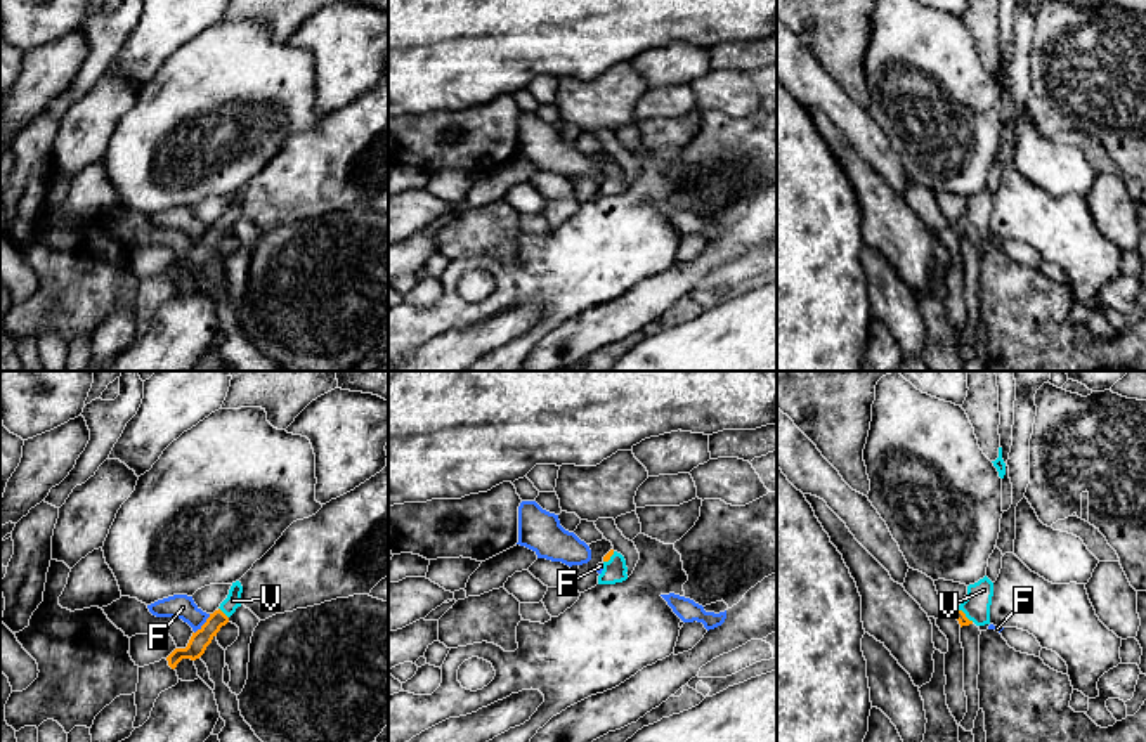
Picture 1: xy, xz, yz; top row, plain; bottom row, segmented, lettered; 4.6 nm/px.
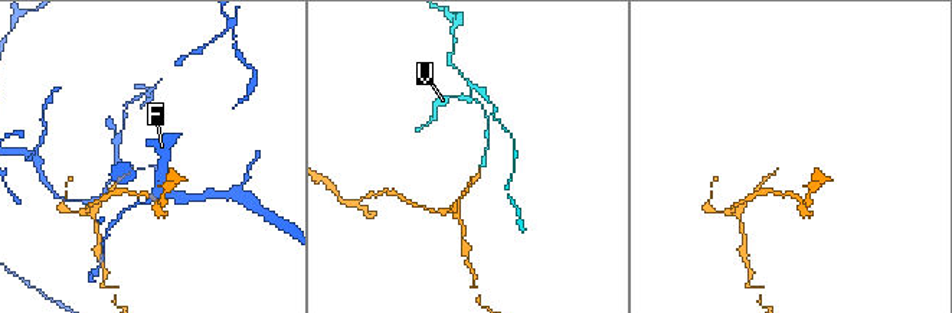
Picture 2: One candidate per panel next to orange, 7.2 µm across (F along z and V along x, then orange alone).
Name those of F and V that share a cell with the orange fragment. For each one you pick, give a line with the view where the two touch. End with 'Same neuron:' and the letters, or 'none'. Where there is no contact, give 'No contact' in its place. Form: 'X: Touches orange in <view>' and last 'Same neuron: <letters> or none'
V: Touches orange in yz
Same neuron: V

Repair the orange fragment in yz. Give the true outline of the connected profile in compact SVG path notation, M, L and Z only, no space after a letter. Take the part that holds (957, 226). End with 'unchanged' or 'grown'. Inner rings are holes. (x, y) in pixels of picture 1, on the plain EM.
M985 187L974 196L967 198L966 212L954 224L954 229L959 232L960 239L976 236L990 236L990 217L993 208L993 194Z; grown

